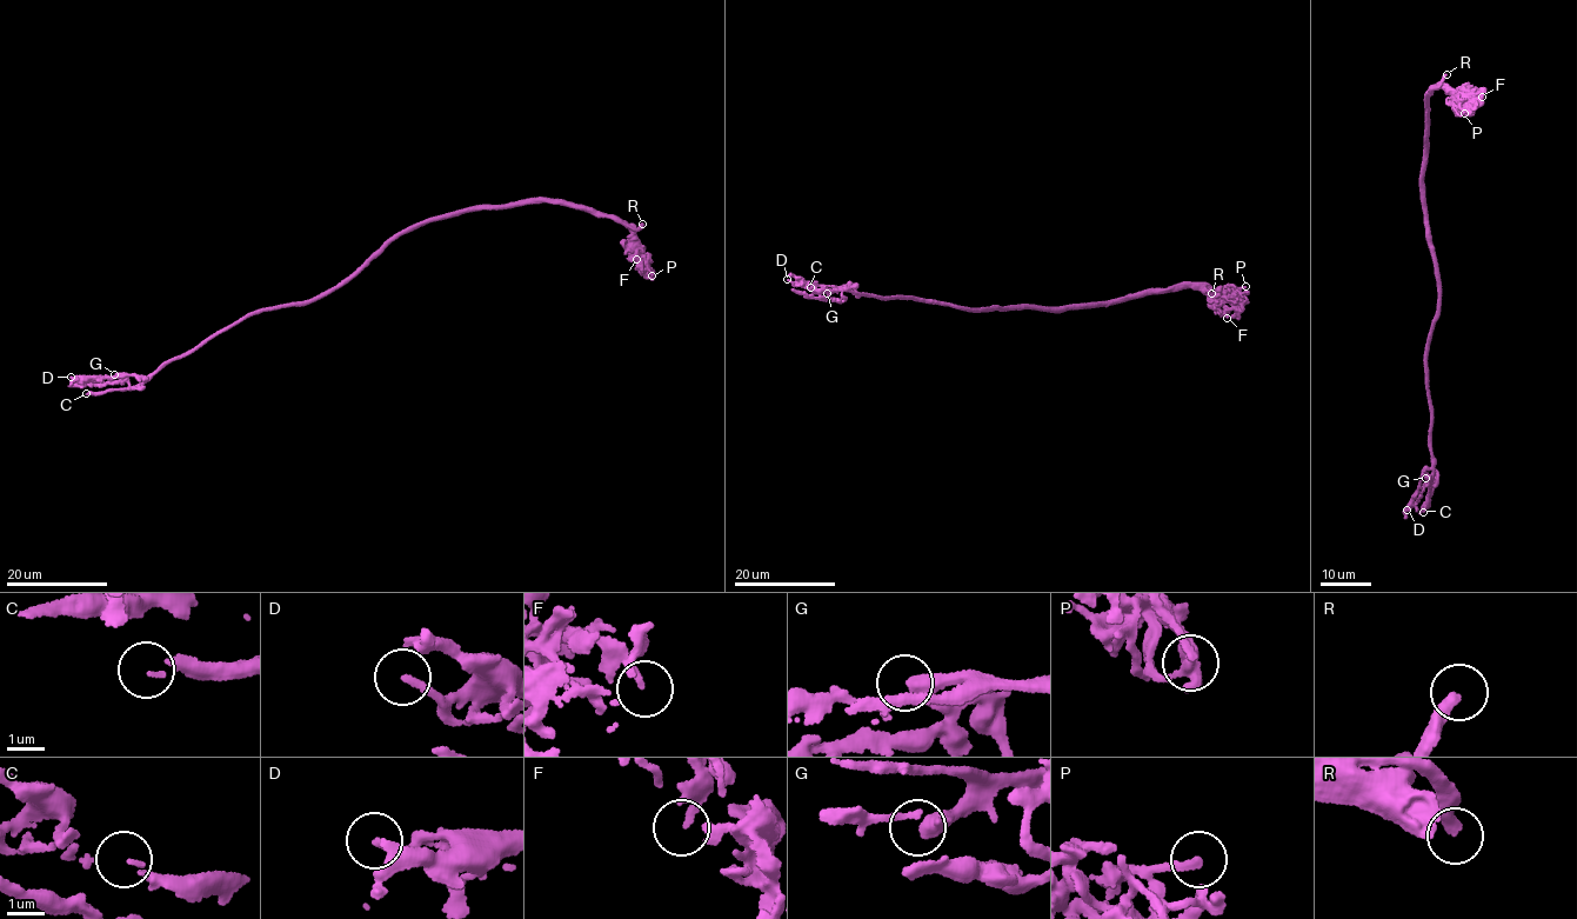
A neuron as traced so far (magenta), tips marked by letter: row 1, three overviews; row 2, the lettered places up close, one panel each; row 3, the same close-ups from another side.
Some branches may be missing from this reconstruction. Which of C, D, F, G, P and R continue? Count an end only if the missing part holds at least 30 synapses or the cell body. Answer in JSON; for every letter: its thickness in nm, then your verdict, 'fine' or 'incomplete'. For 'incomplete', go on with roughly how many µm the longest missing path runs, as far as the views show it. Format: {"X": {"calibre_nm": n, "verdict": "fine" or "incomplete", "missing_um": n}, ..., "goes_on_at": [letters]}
{"C": {"calibre_nm": 70, "verdict": "fine"}, "D": {"calibre_nm": 200, "verdict": "fine"}, "F": {"calibre_nm": 180, "verdict": "fine"}, "G": {"calibre_nm": 460, "verdict": "fine"}, "P": {"calibre_nm": 190, "verdict": "fine"}, "R": {"calibre_nm": 360, "verdict": "incomplete", "missing_um": 50}, "goes_on_at": ["R"]}

